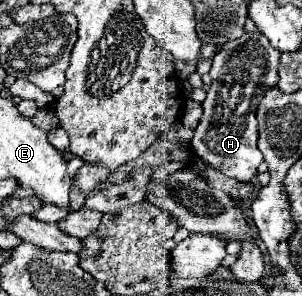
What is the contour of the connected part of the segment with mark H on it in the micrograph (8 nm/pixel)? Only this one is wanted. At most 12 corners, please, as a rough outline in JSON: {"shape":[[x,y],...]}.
{"shape":[[260,31],[212,59],[191,157],[240,183],[262,163],[256,107],[280,51]]}

